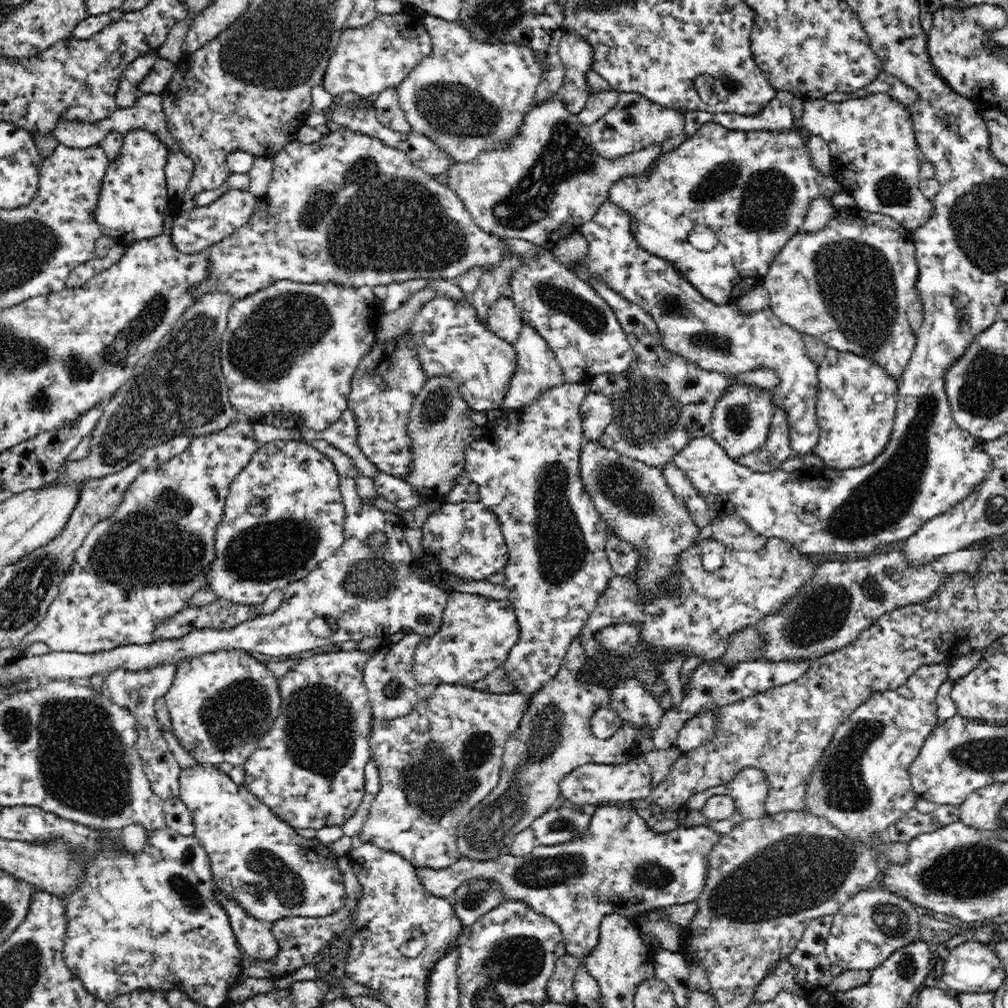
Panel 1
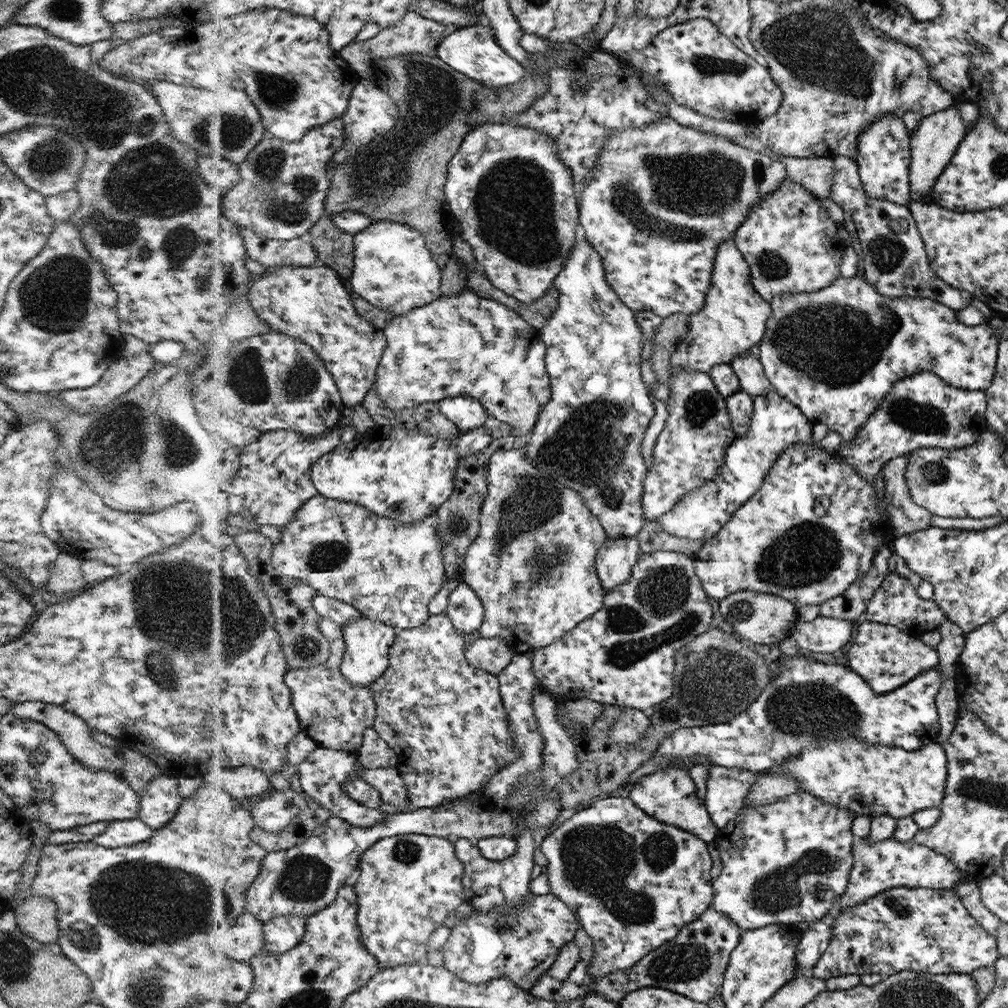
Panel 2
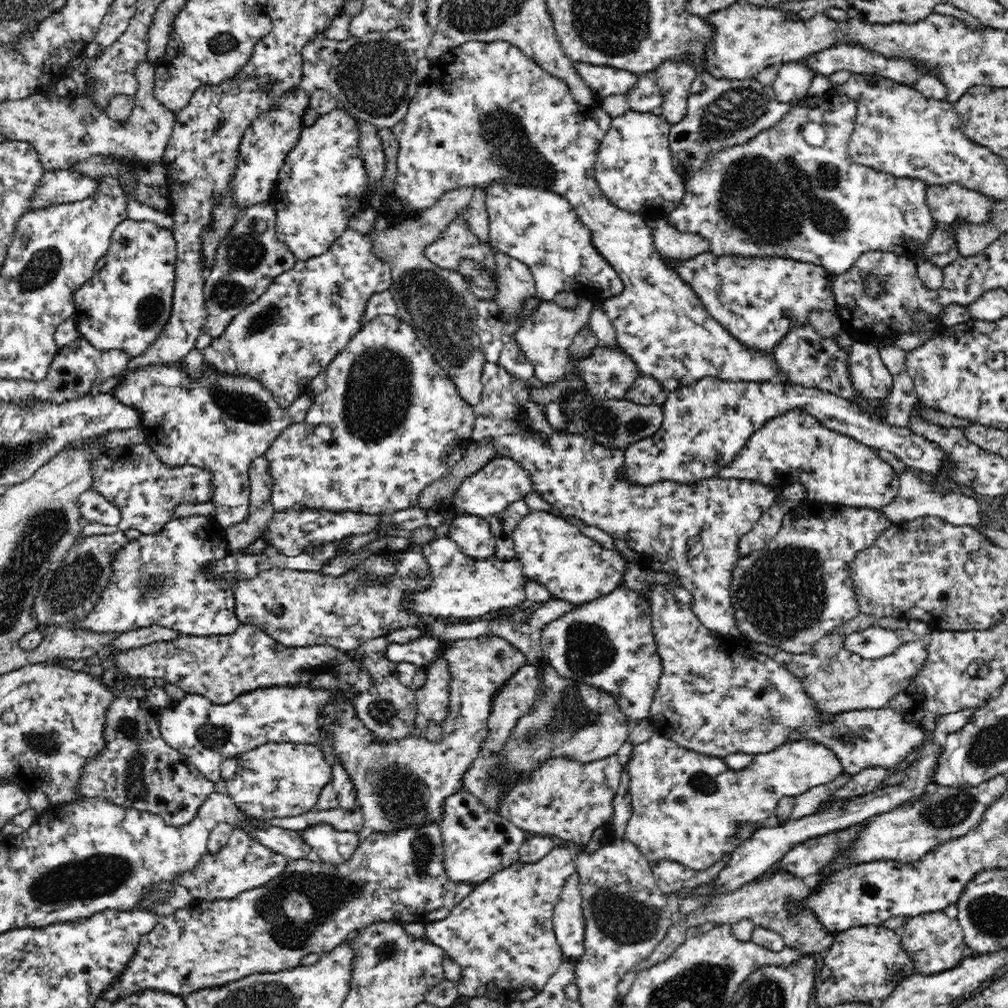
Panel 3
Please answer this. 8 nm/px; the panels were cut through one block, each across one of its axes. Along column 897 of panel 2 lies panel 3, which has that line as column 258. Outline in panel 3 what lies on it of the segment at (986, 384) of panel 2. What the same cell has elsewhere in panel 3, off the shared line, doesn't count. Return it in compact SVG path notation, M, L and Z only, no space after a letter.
M348 228L324 254L297 260L290 270L272 281L264 294L236 314L222 336L212 340L203 350L205 366L218 375L254 378L286 409L296 398L309 393L313 379L326 372L334 358L346 349L350 339L362 328L361 318L369 298L390 288L390 266L375 256L370 236Z

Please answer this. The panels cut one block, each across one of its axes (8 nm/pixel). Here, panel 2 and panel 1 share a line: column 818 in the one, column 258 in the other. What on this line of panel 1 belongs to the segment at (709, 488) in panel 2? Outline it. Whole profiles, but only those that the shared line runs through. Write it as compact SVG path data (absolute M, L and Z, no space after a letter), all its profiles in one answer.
M235 422L224 429L194 437L182 454L175 455L174 458L168 459L160 466L154 466L154 469L142 471L135 478L135 482L130 484L130 488L126 490L126 494L121 498L117 509L108 518L102 519L98 524L95 524L94 528L87 534L82 546L79 546L75 552L75 562L71 566L69 573L62 578L59 584L59 593L46 609L43 619L34 628L32 633L29 633L21 641L18 641L17 644L14 644L14 648L22 655L24 650L31 644L44 642L44 644L48 645L50 651L90 654L100 652L100 650L112 650L118 646L148 644L152 642L153 634L156 632L156 628L162 624L162 621L171 619L171 616L178 614L184 608L188 608L194 593L209 586L207 584L207 574L215 559L215 532L219 522L222 520L225 500L228 497L230 486L234 477L246 468L246 465L260 446L254 438L251 425L252 422L246 422L246 424Z

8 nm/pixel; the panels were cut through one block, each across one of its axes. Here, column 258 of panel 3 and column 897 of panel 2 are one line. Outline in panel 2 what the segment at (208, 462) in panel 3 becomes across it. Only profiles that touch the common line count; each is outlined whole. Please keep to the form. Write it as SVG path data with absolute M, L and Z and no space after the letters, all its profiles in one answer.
M923 371L891 386L891 391L883 398L875 413L859 427L854 440L841 444L836 454L841 455L845 462L867 479L873 488L873 496L878 500L878 507L886 514L885 480L879 472L882 464L918 448L953 450L965 448L969 442L972 445L978 434L987 429L985 411L986 396L983 391L949 386L931 371Z

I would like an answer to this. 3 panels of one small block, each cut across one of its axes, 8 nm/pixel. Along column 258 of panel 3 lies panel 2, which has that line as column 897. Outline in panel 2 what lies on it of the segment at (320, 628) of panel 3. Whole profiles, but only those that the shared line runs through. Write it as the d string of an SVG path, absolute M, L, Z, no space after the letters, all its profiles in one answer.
M887 573L867 603L865 620L890 625L918 639L923 633L937 630L946 620L946 614L931 599L923 599L906 578L897 573Z

